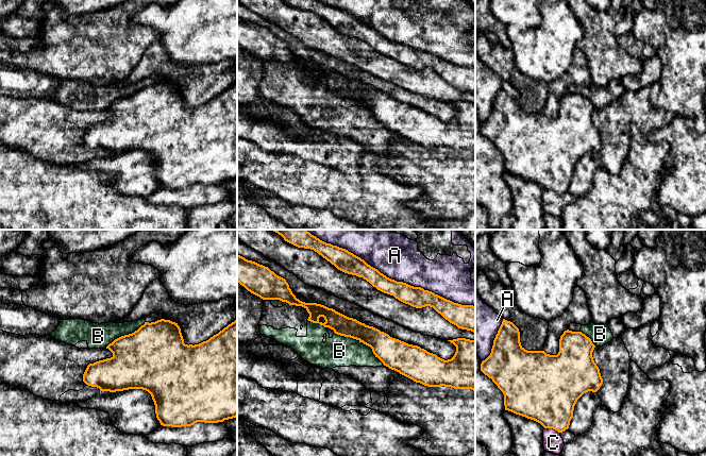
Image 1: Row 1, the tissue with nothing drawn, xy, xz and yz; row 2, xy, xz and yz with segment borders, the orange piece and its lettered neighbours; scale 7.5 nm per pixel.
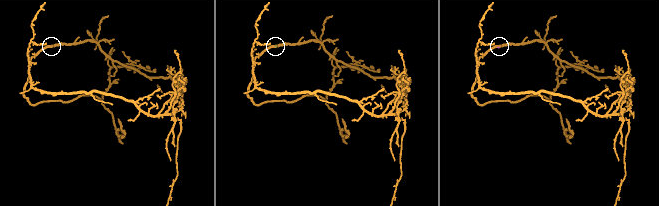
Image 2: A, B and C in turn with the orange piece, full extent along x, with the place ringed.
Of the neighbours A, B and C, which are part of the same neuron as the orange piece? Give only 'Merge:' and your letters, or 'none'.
Merge: none

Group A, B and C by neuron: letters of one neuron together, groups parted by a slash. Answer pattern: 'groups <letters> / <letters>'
groups A / B / C

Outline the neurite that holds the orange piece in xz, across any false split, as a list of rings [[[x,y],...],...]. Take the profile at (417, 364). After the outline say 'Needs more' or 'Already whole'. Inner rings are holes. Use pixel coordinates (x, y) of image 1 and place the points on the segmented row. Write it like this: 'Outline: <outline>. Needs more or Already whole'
Outline: [[[237,254],[237,282],[251,293],[263,300],[280,300],[289,305],[302,306],[309,314],[308,321],[319,323],[334,331],[335,334],[350,337],[372,349],[373,354],[384,366],[427,387],[451,387],[475,391],[475,340],[457,338],[448,340],[456,347],[451,359],[444,360],[418,345],[390,337],[380,330],[366,325],[356,319],[349,318],[333,308],[317,303],[305,303],[296,298],[285,278],[276,275],[268,267],[248,260]]]. Already whole

